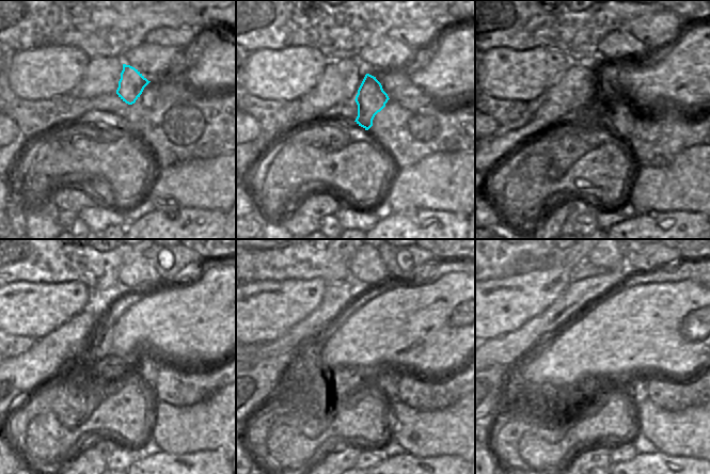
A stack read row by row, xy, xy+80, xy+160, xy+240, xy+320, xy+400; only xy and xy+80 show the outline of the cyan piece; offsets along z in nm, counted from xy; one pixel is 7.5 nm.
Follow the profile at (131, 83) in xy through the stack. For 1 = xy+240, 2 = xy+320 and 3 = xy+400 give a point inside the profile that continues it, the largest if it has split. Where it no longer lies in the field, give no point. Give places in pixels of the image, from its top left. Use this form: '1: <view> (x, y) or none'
1: xy+240 (147, 368)
2: xy+320 (388, 382)
3: xy+400 (637, 391)

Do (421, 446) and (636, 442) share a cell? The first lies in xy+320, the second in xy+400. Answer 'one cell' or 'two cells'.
two cells

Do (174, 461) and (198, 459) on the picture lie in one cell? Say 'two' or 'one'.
one

